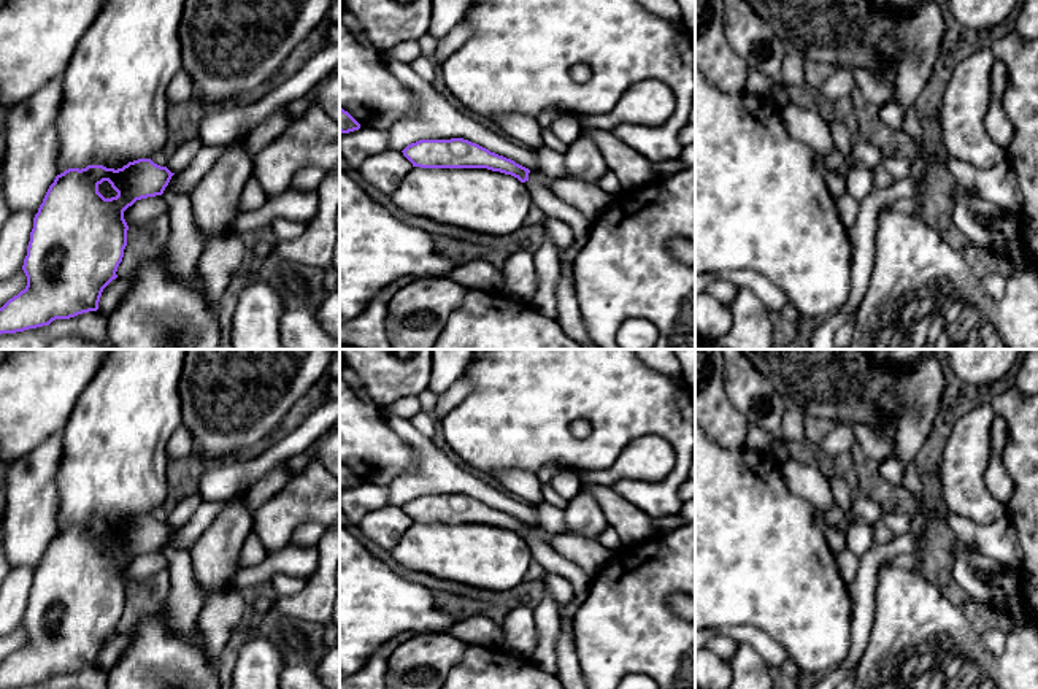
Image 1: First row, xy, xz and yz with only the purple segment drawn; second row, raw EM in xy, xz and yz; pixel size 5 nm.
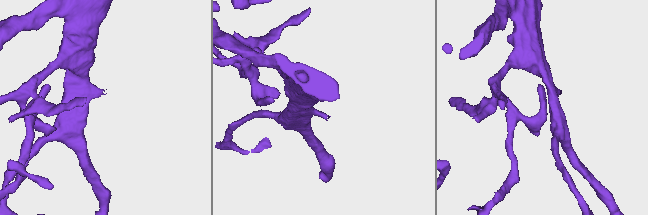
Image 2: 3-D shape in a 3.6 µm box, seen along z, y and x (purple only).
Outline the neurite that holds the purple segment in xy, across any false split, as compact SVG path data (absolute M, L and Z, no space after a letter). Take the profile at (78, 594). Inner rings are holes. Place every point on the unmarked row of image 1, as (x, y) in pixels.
M138 514L117 525L87 521L57 530L33 573L22 621L27 641L0 664L0 689L24 687L49 681L56 675L97 667L103 645L117 633L127 602L124 567L136 556L162 551L173 530L151 514ZM103 537L111 540L116 552L105 554L98 548Z

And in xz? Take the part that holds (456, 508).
M463 494L419 495L408 500L402 508L413 522L421 524L487 524L511 530L521 538L530 537L544 541L546 545L554 537L540 527L530 527L514 516Z

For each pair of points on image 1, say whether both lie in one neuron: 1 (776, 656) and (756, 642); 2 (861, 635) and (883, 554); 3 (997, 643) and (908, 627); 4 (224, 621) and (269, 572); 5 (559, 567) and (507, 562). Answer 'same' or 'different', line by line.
1: same
2: same
3: different
4: same
5: different

